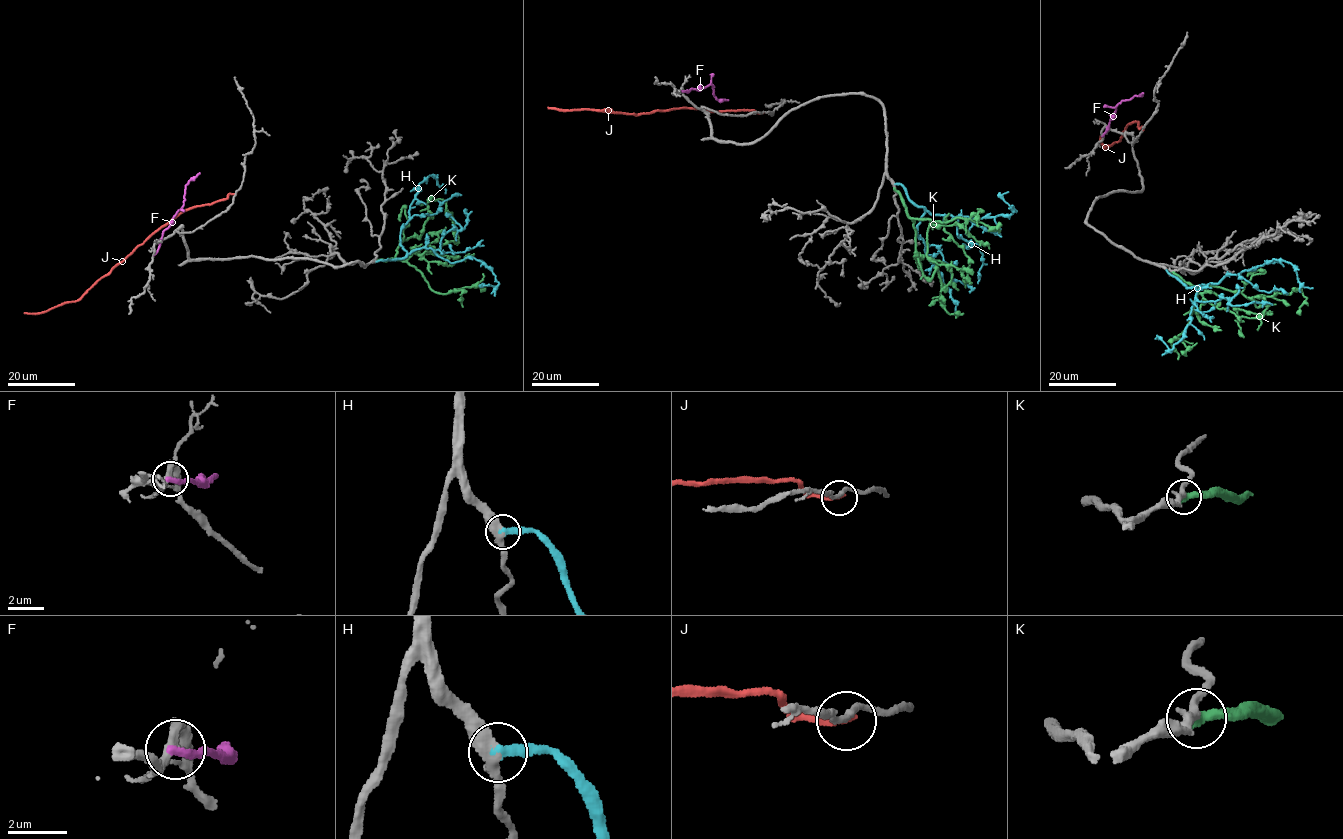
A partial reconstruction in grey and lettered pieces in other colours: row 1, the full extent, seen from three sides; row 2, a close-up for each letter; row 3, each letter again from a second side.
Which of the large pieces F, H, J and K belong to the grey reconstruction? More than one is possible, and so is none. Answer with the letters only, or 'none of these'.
H

